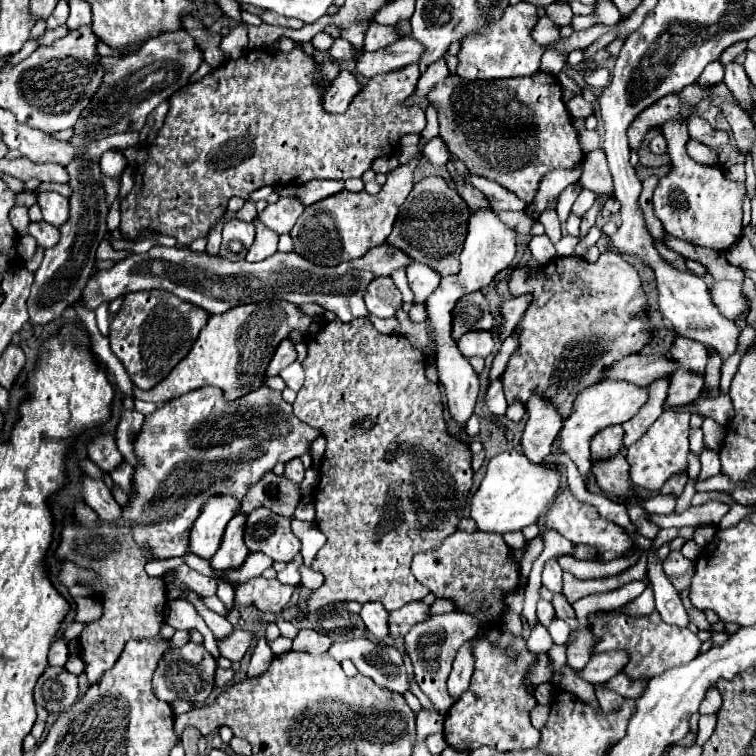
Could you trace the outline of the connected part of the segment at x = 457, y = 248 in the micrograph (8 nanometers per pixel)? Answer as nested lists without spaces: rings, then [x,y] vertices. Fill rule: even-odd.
[[[425,178],[413,186],[405,204],[399,210],[391,236],[385,240],[389,246],[399,248],[411,260],[427,264],[439,276],[453,276],[459,272],[459,254],[463,250],[465,232],[469,222],[469,206],[449,188],[443,178]]]

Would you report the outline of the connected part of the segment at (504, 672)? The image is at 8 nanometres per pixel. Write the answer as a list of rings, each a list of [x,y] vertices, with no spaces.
[[[503,632],[499,640],[501,644],[497,644],[497,648],[489,644],[489,638],[475,640],[475,674],[471,678],[469,692],[465,692],[445,716],[445,740],[451,748],[475,750],[489,746],[499,752],[509,752],[537,746],[541,734],[529,722],[529,712],[537,702],[523,686],[525,672],[535,656],[525,648],[525,640],[519,636]]]

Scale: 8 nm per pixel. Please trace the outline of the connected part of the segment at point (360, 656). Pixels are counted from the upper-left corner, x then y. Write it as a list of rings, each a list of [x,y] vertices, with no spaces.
[[[367,636],[353,638],[347,642],[335,642],[329,648],[329,654],[339,662],[349,658],[363,676],[369,676],[375,684],[395,692],[409,692],[407,670],[403,664],[401,652],[387,642],[373,642]]]

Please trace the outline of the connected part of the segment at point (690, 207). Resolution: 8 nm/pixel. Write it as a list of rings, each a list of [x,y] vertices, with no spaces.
[[[675,118],[671,122],[663,124],[663,136],[667,140],[667,154],[671,158],[671,172],[667,174],[667,178],[661,178],[655,186],[651,204],[655,208],[655,216],[661,220],[665,232],[669,232],[671,236],[677,236],[685,242],[691,242],[695,246],[705,246],[705,248],[713,248],[717,252],[727,250],[729,246],[733,246],[739,238],[741,238],[741,218],[743,218],[743,198],[747,194],[745,184],[743,182],[731,182],[725,178],[723,170],[719,166],[703,166],[693,162],[687,152],[685,152],[685,144],[690,140],[688,125],[683,118]]]

